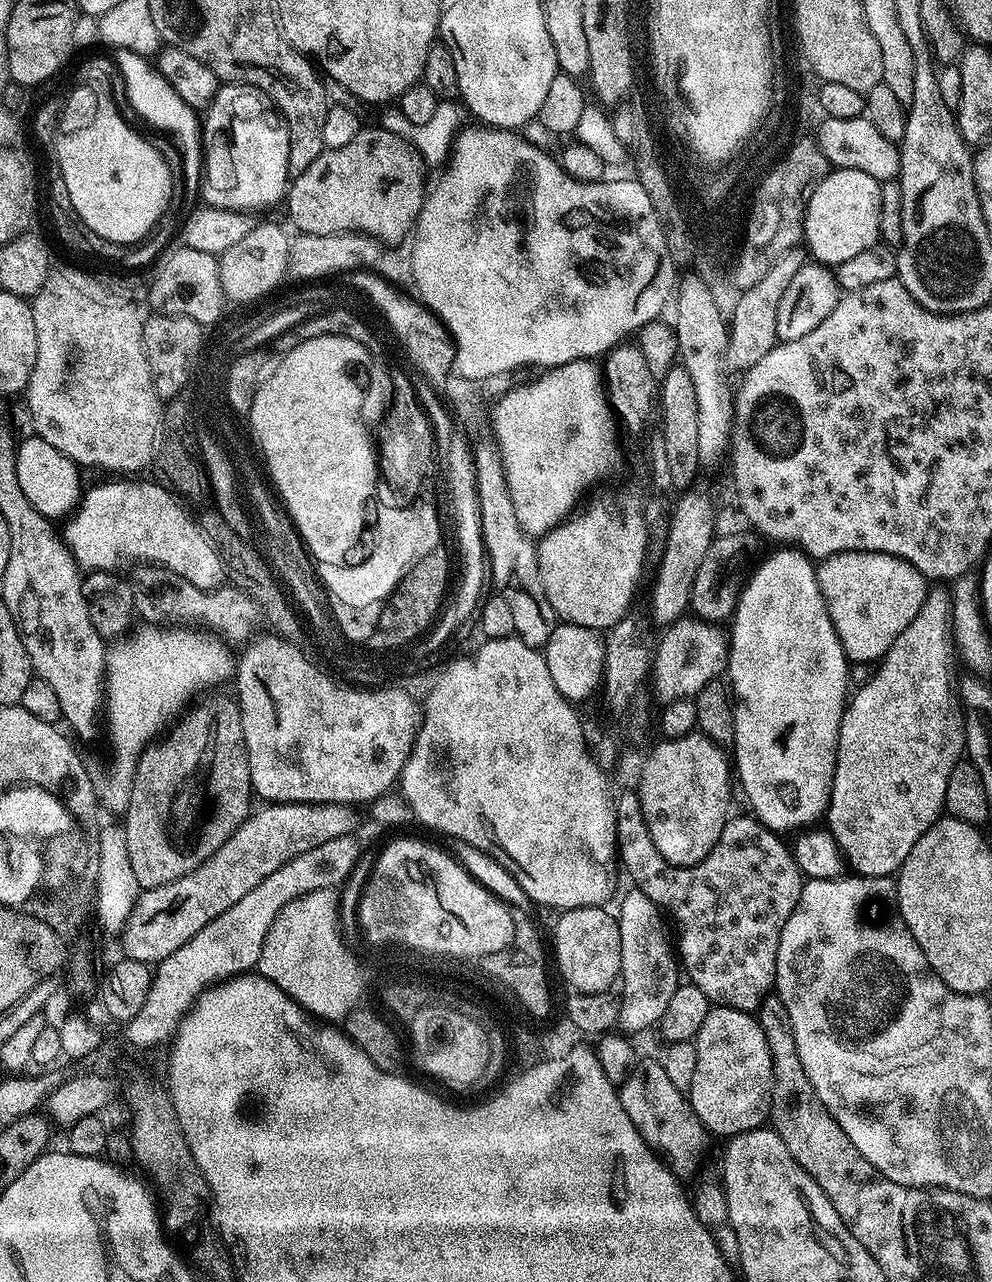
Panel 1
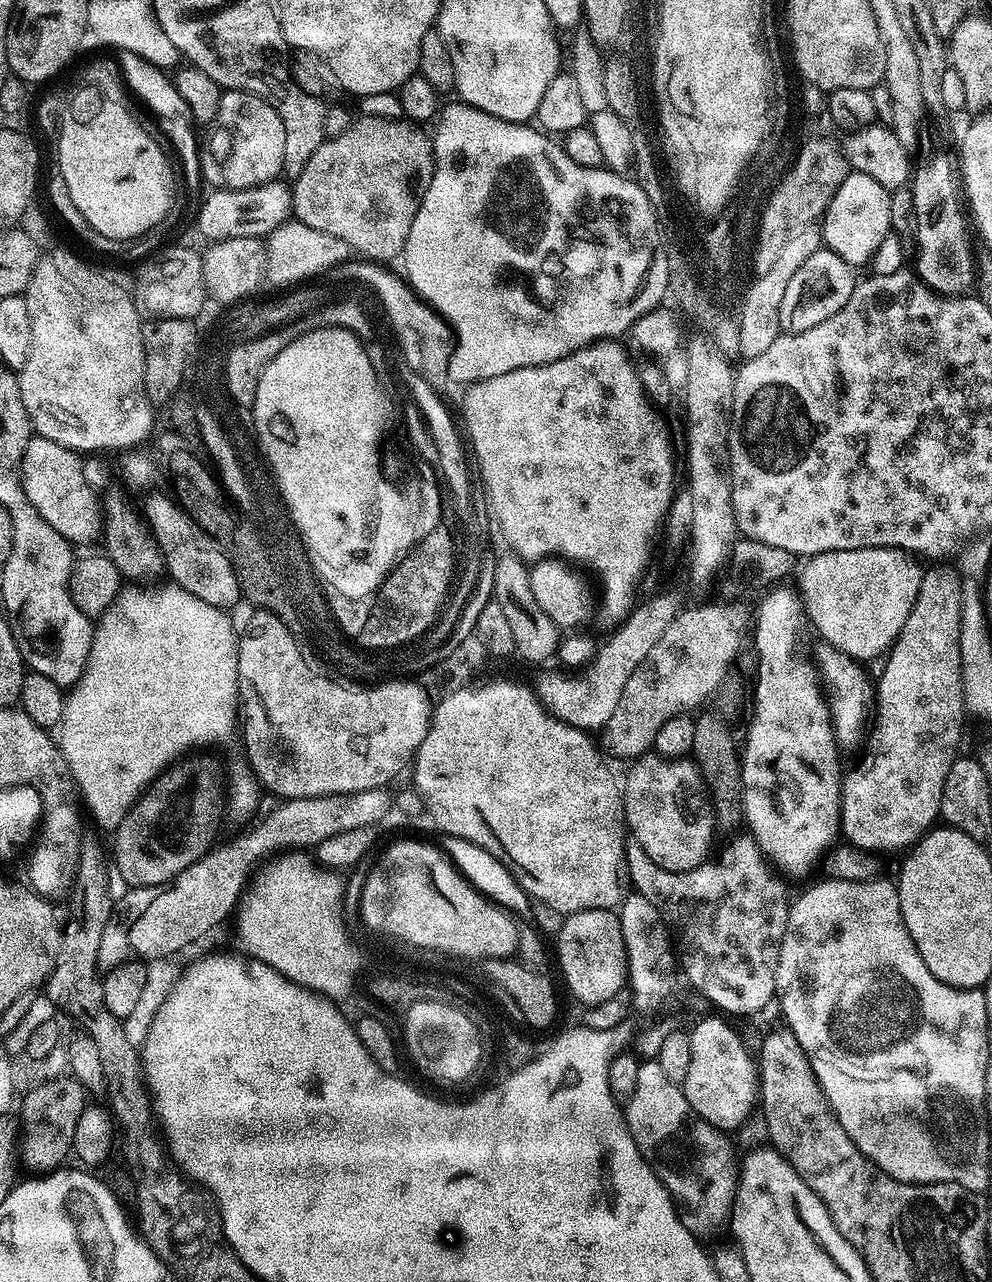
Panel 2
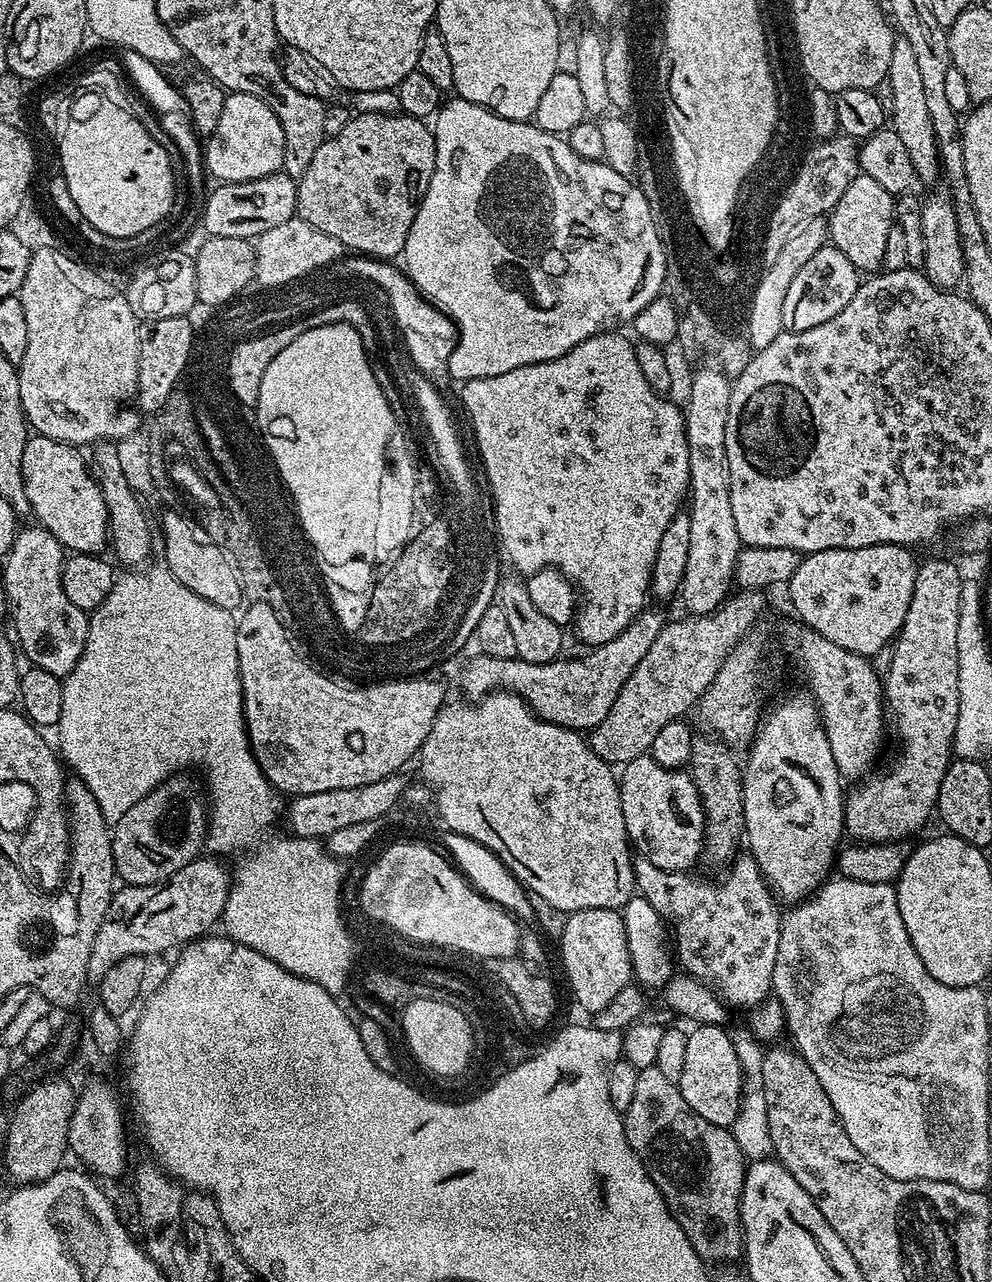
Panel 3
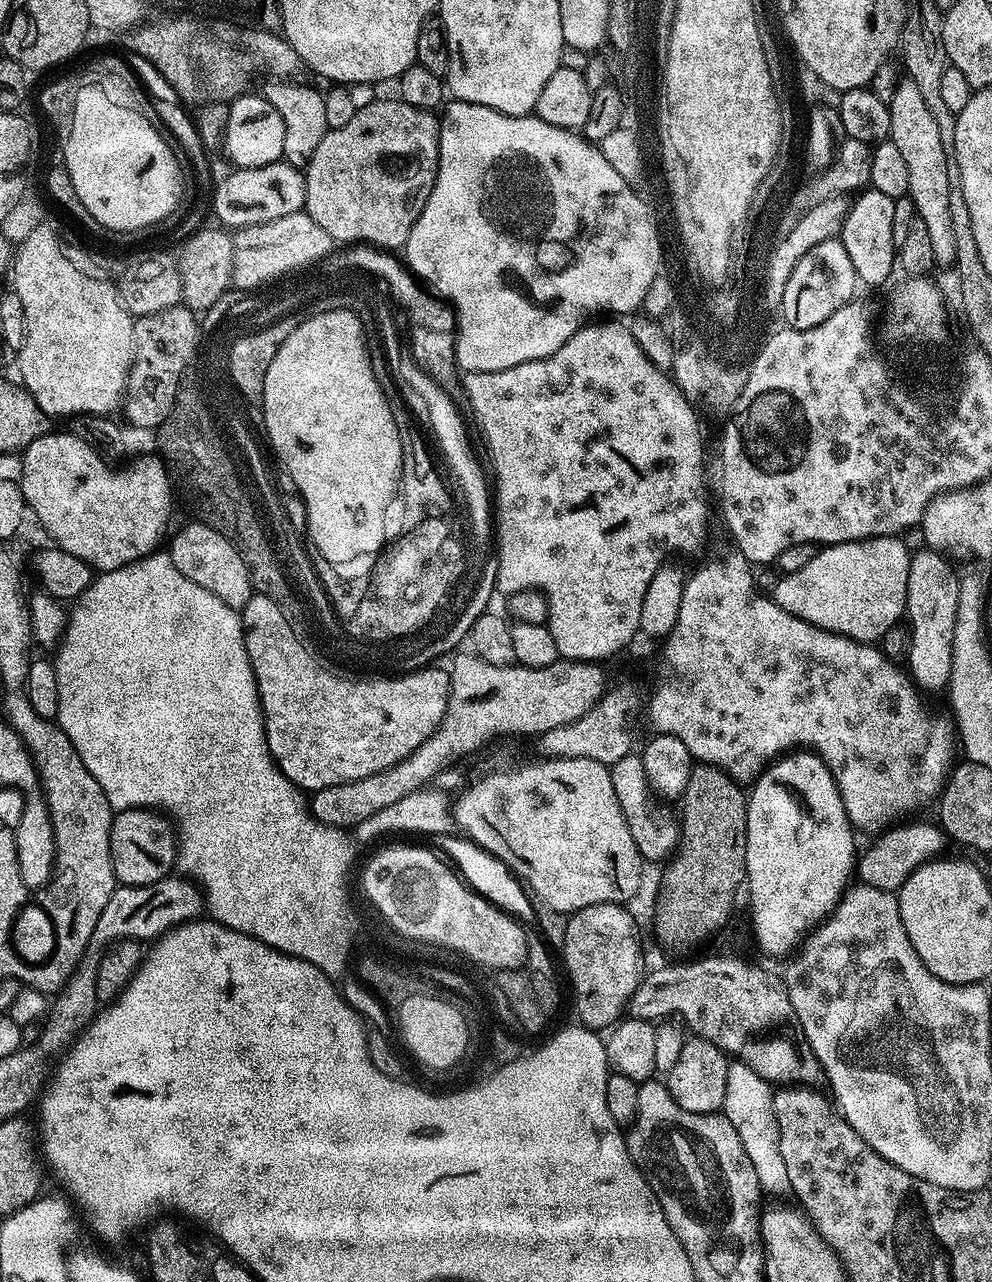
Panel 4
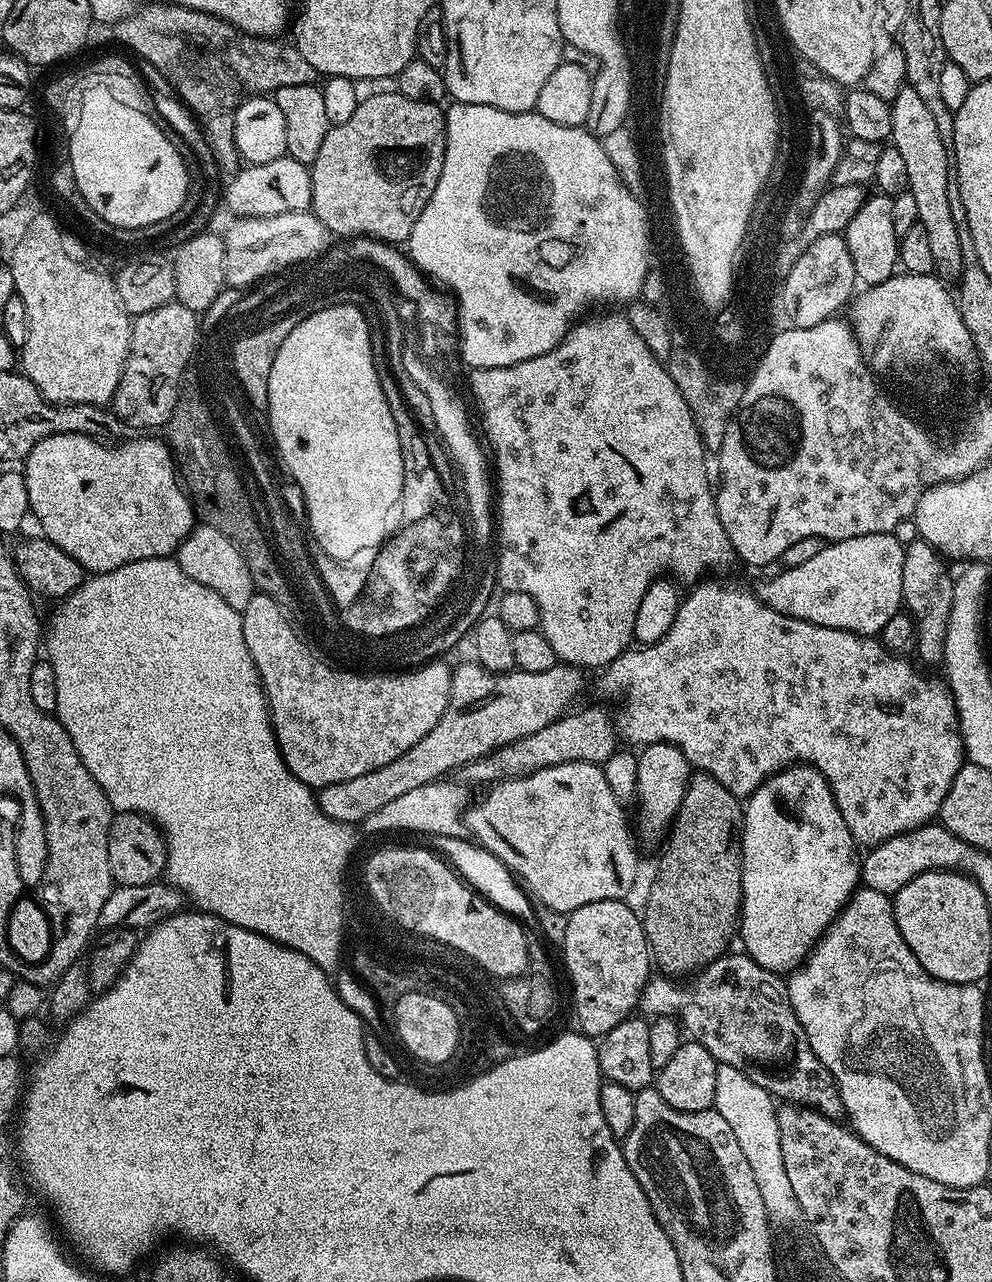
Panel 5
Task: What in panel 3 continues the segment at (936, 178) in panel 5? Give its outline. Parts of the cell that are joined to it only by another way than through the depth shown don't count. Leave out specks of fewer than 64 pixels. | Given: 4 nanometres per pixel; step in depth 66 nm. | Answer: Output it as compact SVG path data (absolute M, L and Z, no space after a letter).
M900 38L892 45L890 54L890 70L886 81L890 86L890 126L902 138L906 150L910 154L910 162L914 162L914 170L921 181L932 180L941 171L940 151L934 138L934 126L930 122L930 110L926 110L926 98L922 87L922 78L914 50L910 50L910 42Z

